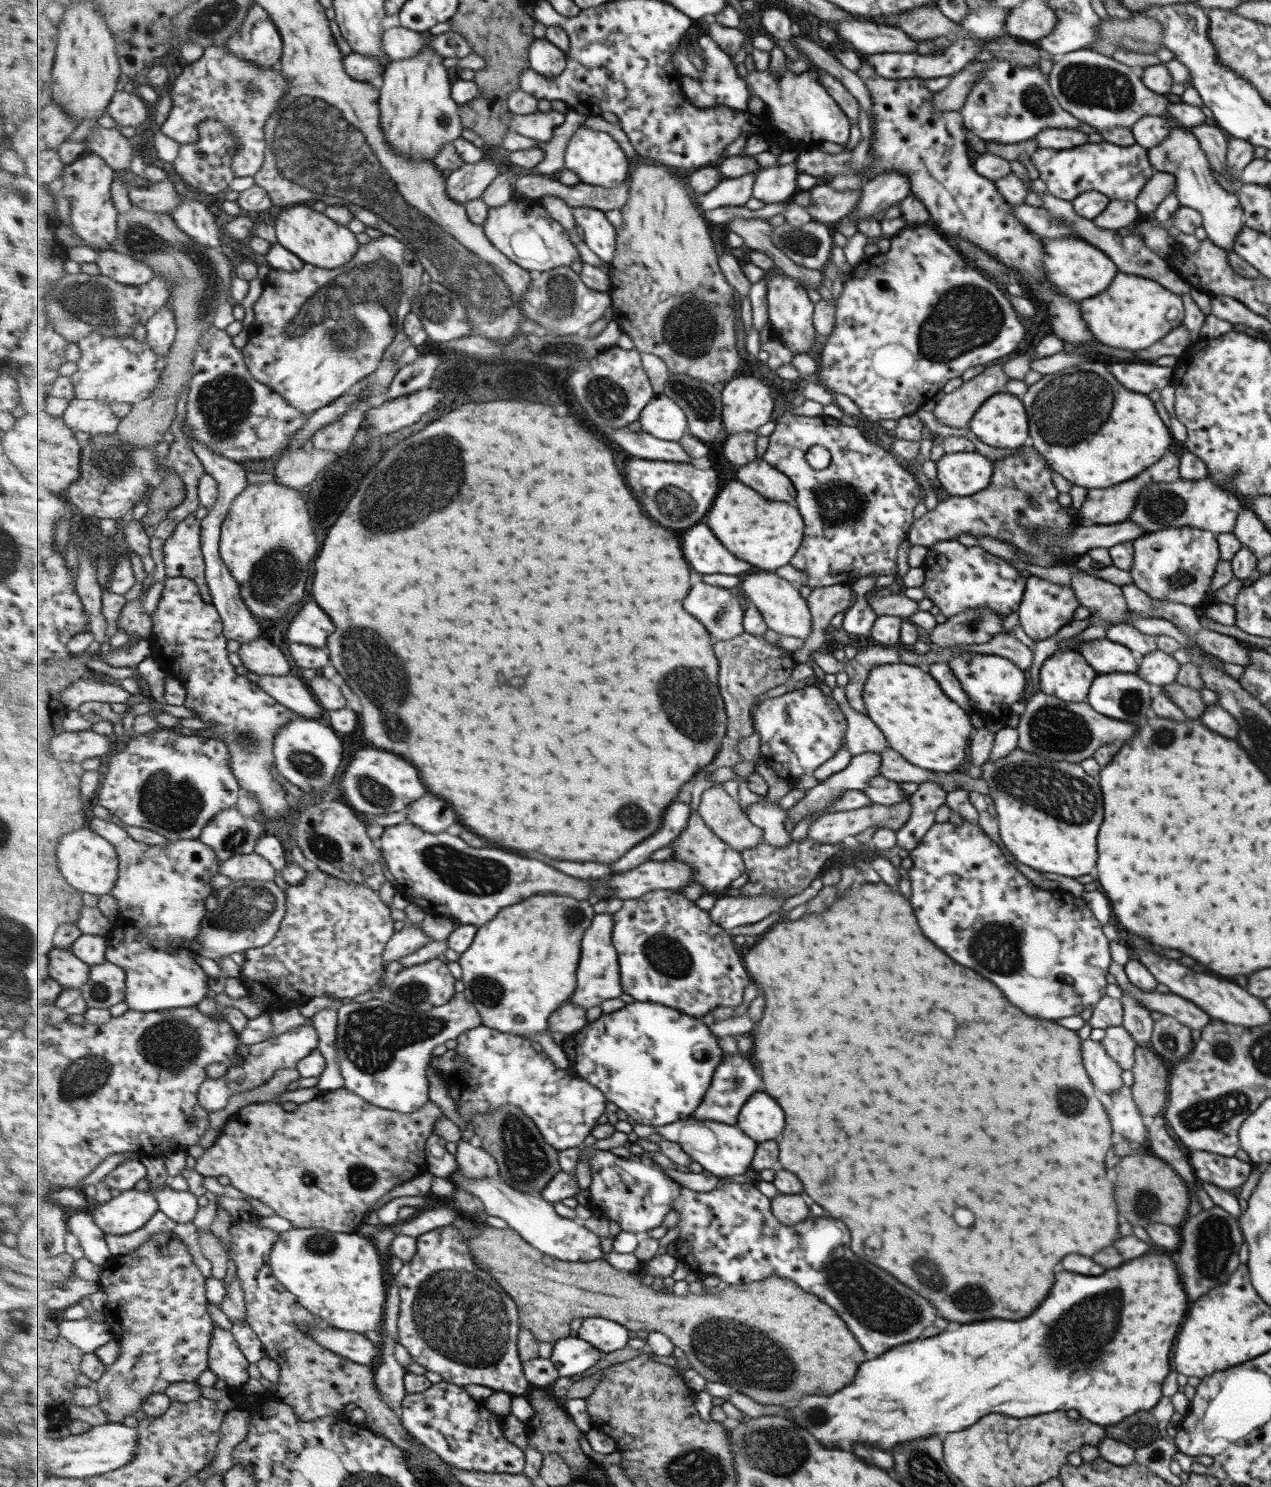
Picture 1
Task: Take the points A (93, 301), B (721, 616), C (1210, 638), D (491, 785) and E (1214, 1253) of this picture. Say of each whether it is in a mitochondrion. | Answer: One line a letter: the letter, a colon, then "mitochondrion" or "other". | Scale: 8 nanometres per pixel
A: mitochondrion
B: mitochondrion
C: other
D: other
E: mitochondrion

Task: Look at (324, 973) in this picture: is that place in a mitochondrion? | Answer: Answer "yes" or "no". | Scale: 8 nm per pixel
no

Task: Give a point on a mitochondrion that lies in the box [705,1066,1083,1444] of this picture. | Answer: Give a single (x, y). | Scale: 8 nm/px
(869, 1299)

